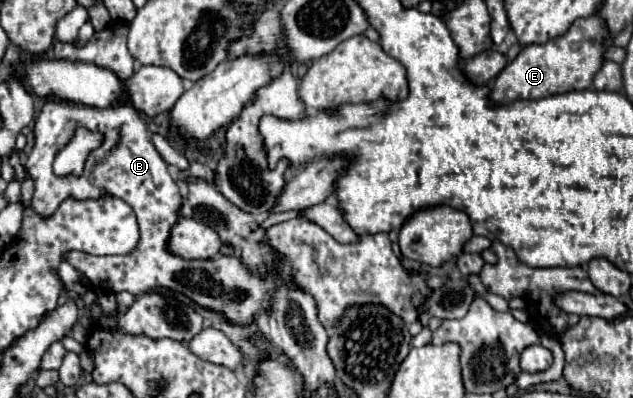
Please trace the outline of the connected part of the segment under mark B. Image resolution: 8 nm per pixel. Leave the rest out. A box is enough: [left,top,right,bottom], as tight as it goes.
[28,99,274,325]

